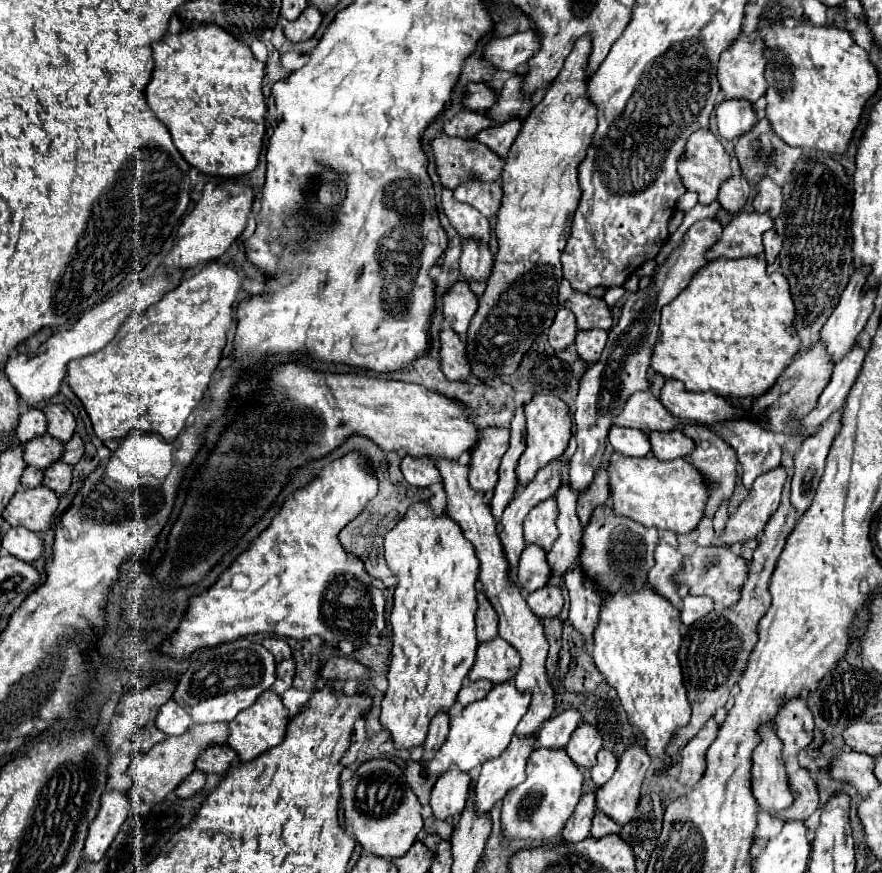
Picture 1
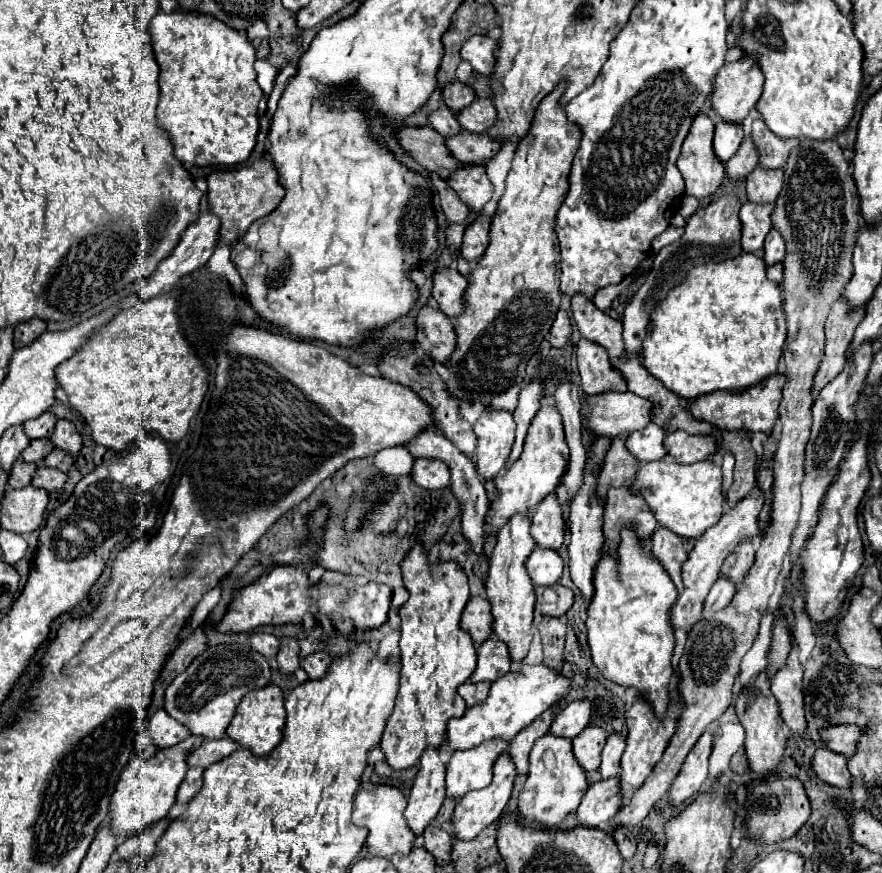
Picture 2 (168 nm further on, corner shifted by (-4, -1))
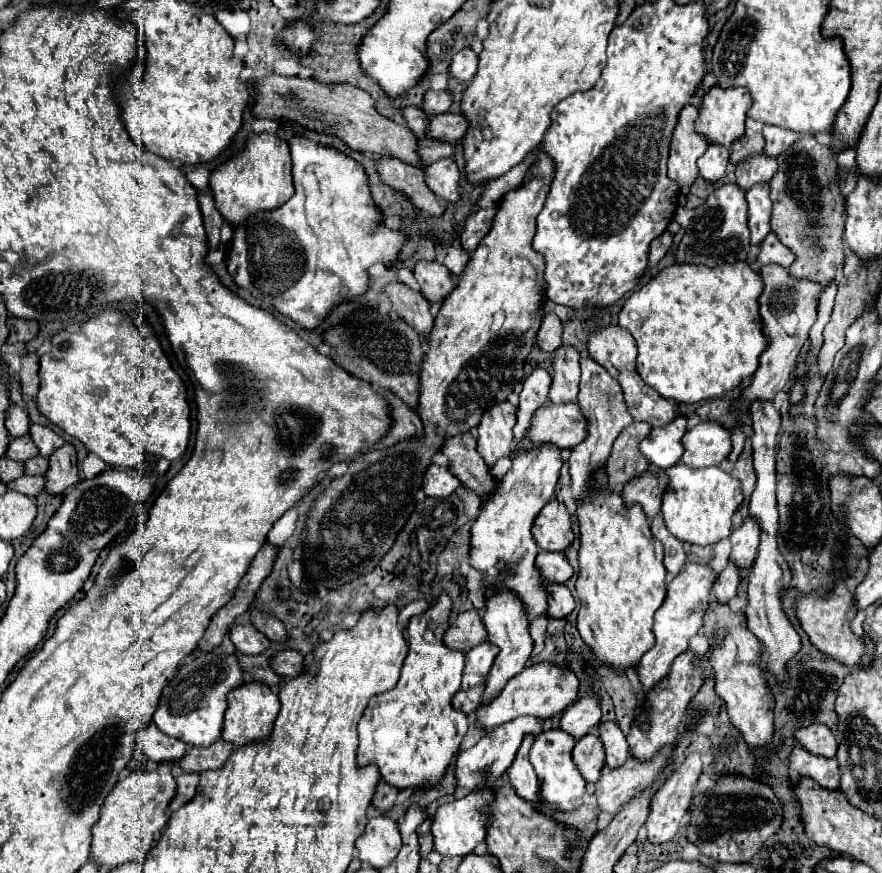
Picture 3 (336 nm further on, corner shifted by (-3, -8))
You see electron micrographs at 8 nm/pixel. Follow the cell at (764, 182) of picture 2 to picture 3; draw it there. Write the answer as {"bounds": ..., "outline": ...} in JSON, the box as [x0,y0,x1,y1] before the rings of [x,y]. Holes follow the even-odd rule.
{"bounds":[737,155,777,191],"outline":[[[757,155],[755,159],[745,159],[737,163],[737,185],[743,191],[749,191],[753,185],[769,185],[773,175],[777,173],[777,161],[767,159],[765,155]]]}

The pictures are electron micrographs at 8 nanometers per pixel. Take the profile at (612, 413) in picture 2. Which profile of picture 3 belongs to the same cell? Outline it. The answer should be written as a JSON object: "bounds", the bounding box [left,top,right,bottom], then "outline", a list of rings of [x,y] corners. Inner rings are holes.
{"bounds":[519,403,587,449],"outline":[[[577,403],[545,405],[535,413],[535,419],[533,419],[533,423],[529,427],[529,433],[525,435],[523,443],[519,443],[519,447],[523,447],[525,443],[535,443],[535,445],[539,445],[539,443],[555,443],[559,449],[573,449],[585,437],[587,437],[587,419],[583,417]]]}

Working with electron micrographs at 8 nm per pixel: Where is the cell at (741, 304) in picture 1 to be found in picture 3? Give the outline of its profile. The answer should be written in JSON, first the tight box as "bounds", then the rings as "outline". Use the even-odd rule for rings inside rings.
{"bounds":[619,261,767,403],"outline":[[[741,261],[741,263],[729,263],[729,265],[719,265],[719,267],[705,267],[705,265],[671,265],[667,269],[663,269],[657,277],[653,277],[647,285],[643,285],[639,291],[635,291],[623,305],[621,313],[619,313],[619,325],[625,327],[637,341],[637,349],[639,349],[639,357],[637,357],[637,371],[641,375],[641,379],[653,387],[661,397],[665,399],[675,399],[679,403],[697,403],[703,399],[713,399],[713,397],[723,397],[727,393],[731,393],[735,387],[739,387],[743,383],[743,379],[751,377],[757,367],[759,367],[759,355],[767,349],[767,335],[763,333],[763,321],[761,321],[761,313],[759,313],[759,295],[763,293],[763,279],[757,271],[751,269],[749,263]]]}

